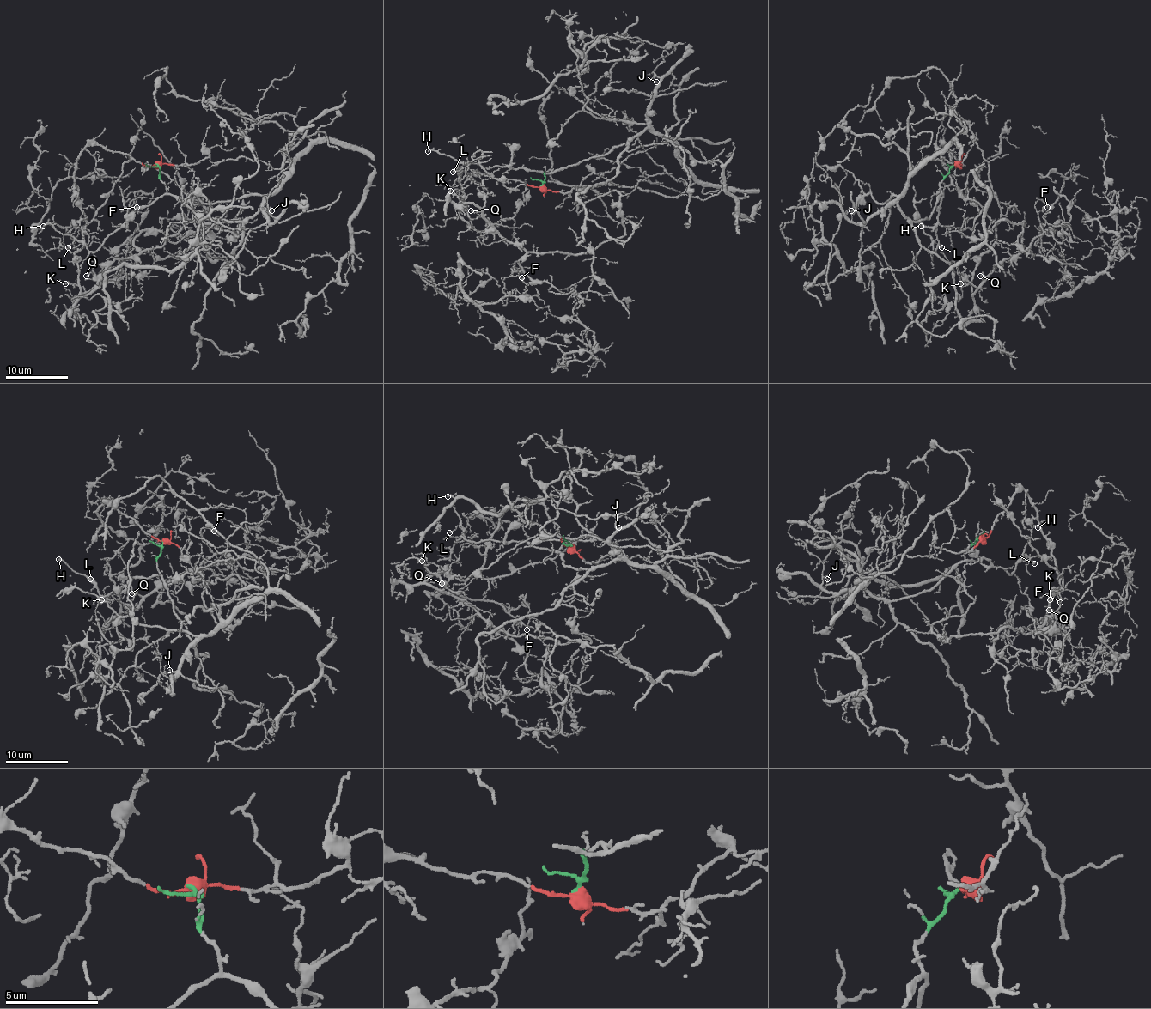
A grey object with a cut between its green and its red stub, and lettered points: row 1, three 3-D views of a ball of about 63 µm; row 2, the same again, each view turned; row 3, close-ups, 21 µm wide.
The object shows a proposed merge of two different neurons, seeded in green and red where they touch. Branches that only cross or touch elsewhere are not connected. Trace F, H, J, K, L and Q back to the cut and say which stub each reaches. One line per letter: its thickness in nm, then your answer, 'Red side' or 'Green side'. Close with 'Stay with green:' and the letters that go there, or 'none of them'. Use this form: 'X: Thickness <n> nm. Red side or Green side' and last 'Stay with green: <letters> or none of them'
F: Thickness 110 nm. Red side
H: Thickness 120 nm. Green side
J: Thickness 120 nm. Green side
K: Thickness 130 nm. Red side
L: Thickness 180 nm. Green side
Q: Thickness 120 nm. Red side
Stay with green: H, J, L

